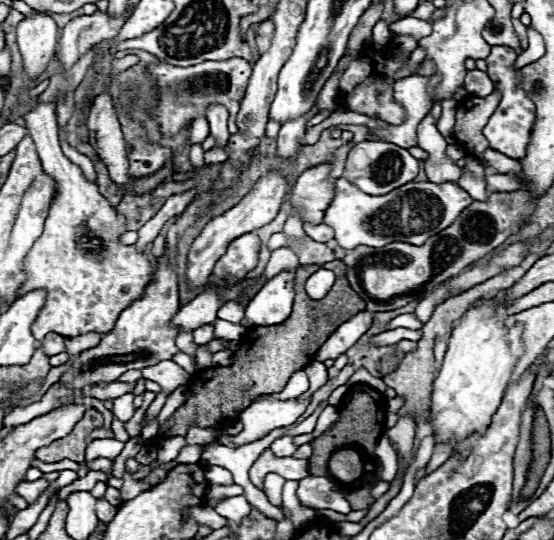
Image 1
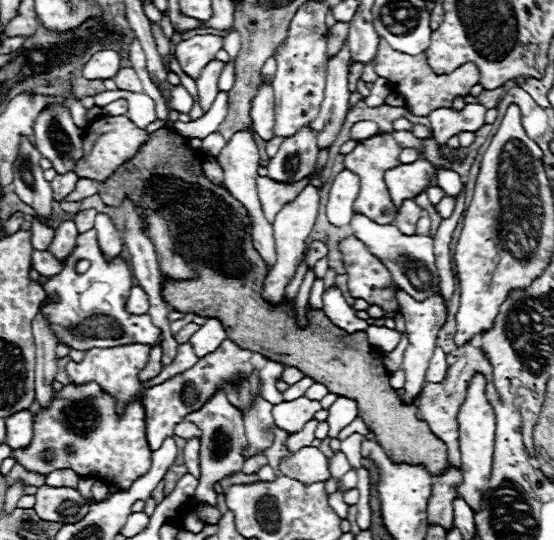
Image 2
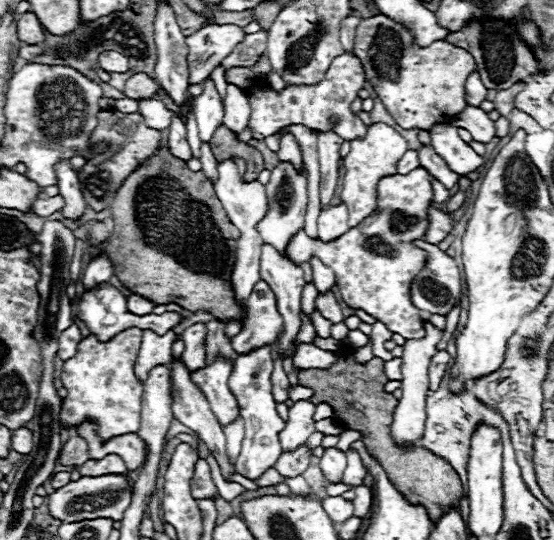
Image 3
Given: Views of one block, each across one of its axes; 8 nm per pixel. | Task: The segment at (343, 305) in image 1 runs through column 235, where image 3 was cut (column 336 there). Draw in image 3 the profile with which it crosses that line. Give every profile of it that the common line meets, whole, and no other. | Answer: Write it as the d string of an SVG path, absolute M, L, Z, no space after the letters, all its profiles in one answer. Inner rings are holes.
M344 348L336 352L338 360L332 368L326 370L302 370L298 376L298 382L308 388L316 388L314 396L310 398L312 404L326 402L334 410L334 418L348 430L358 430L362 432L362 442L368 448L368 454L384 468L392 484L400 490L400 494L410 502L410 504L420 504L426 508L432 524L448 512L448 508L454 508L458 500L464 496L462 482L458 474L452 470L452 466L432 454L426 448L398 448L390 436L390 424L392 424L392 414L398 406L398 400L384 392L384 384L388 382L384 374L384 362L380 358L372 358L368 364L358 366L352 358L350 352Z

